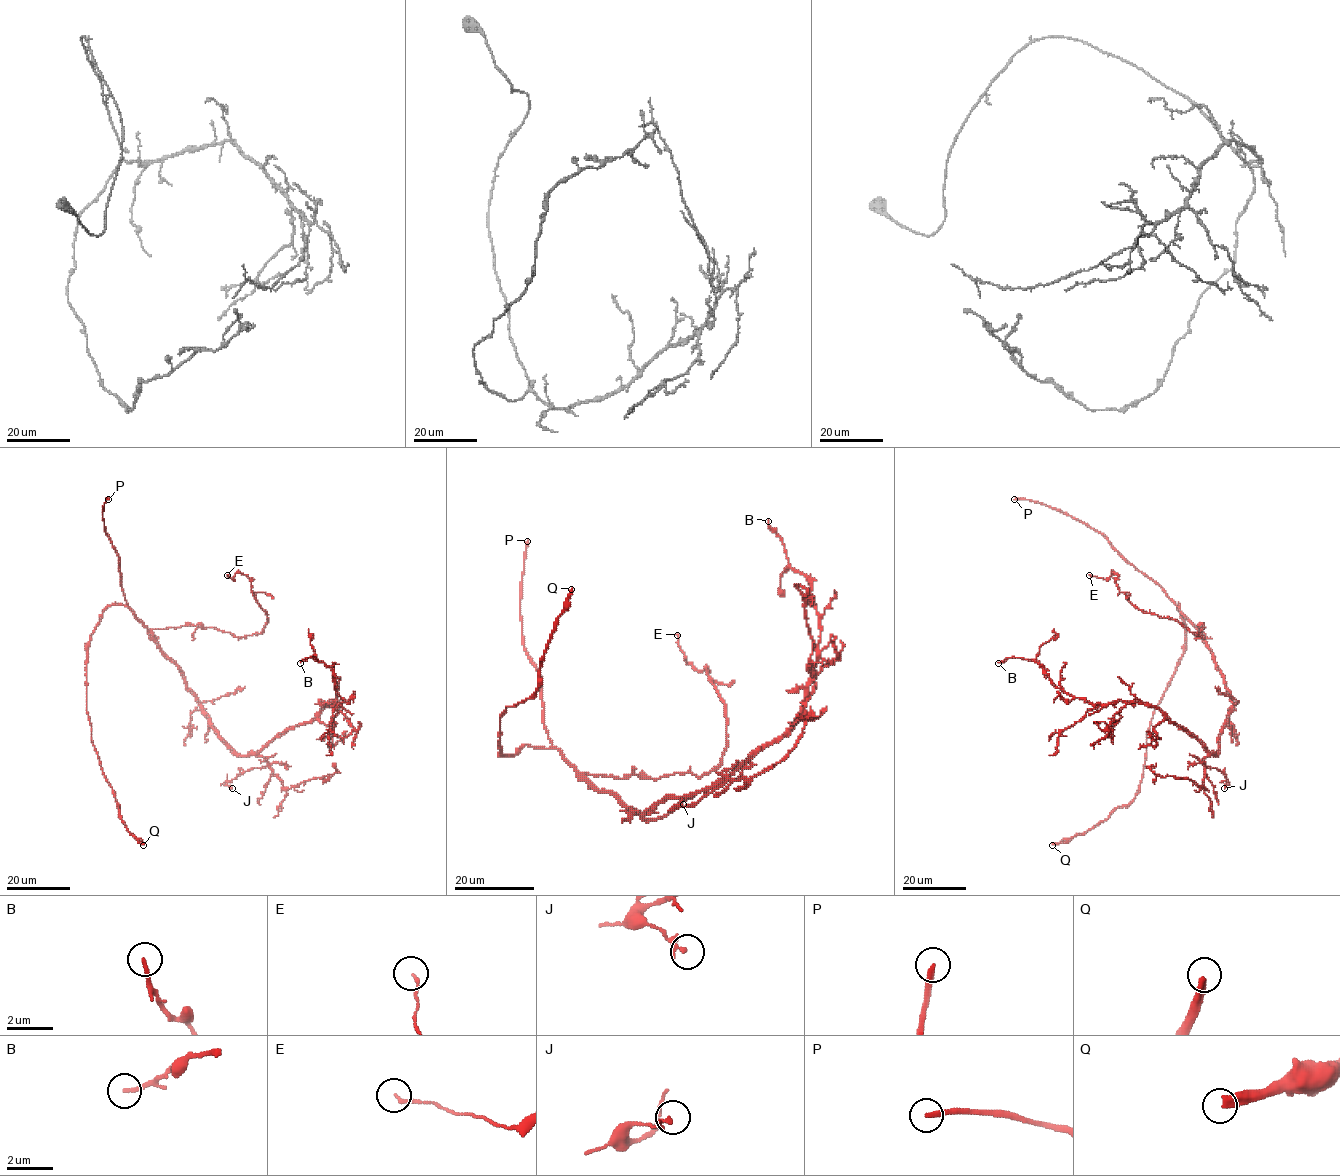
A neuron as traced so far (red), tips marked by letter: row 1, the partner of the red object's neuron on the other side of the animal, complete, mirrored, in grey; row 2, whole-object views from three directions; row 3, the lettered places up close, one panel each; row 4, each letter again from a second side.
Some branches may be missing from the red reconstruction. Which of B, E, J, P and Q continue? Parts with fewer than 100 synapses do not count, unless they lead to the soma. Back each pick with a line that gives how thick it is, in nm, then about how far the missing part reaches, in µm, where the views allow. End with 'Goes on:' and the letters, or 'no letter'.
P: Thickness 220 nm. Missing length about 110 µm
Q: Thickness 380 nm. Missing length about 70 µm
Goes on: P, Q

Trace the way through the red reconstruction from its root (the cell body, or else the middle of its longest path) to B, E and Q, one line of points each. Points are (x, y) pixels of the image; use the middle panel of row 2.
B: (613, 795), (642, 814), (667, 797), (707, 791), (797, 720), (820, 622), (811, 580), (789, 565), (768, 521)
E: (613, 795), (579, 777), (701, 776), (720, 764), (728, 745), (725, 703), (707, 669), (686, 662), (677, 635)
Q: (613, 795), (556, 749), (500, 752), (500, 716), (535, 692), (571, 589)

